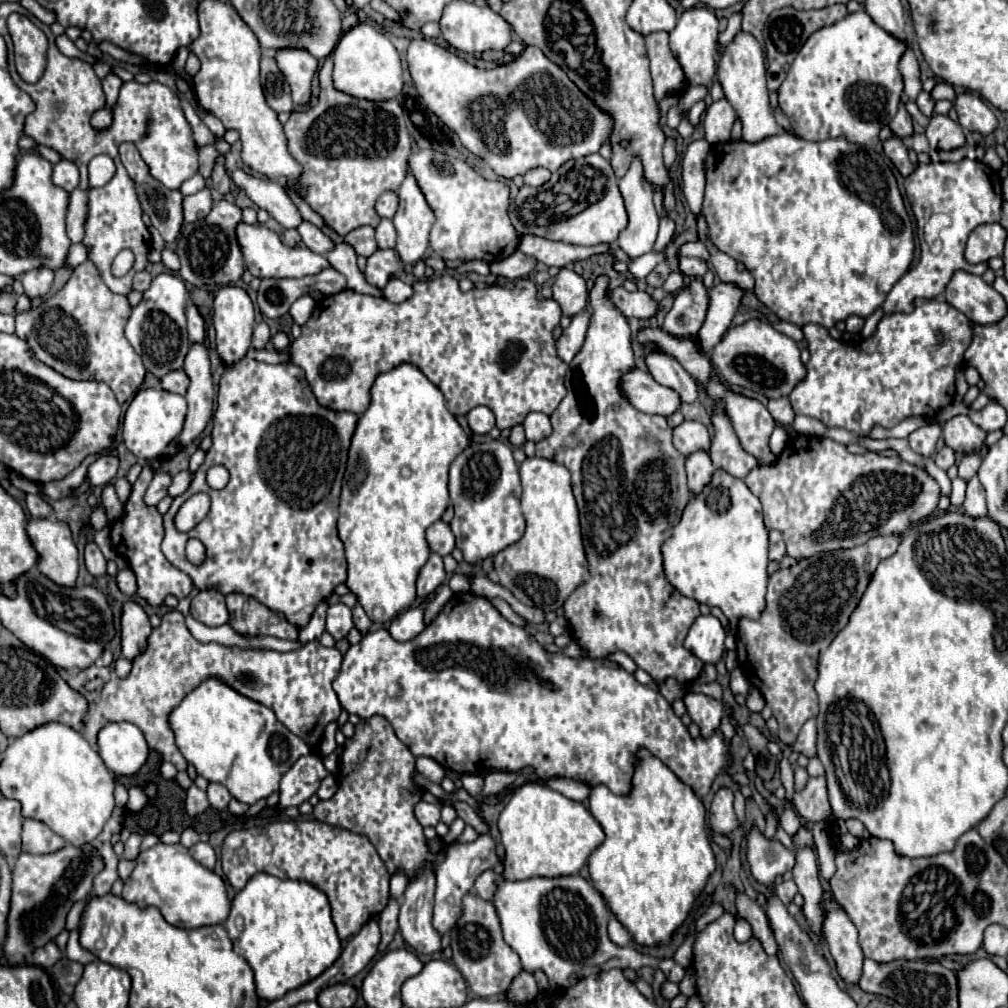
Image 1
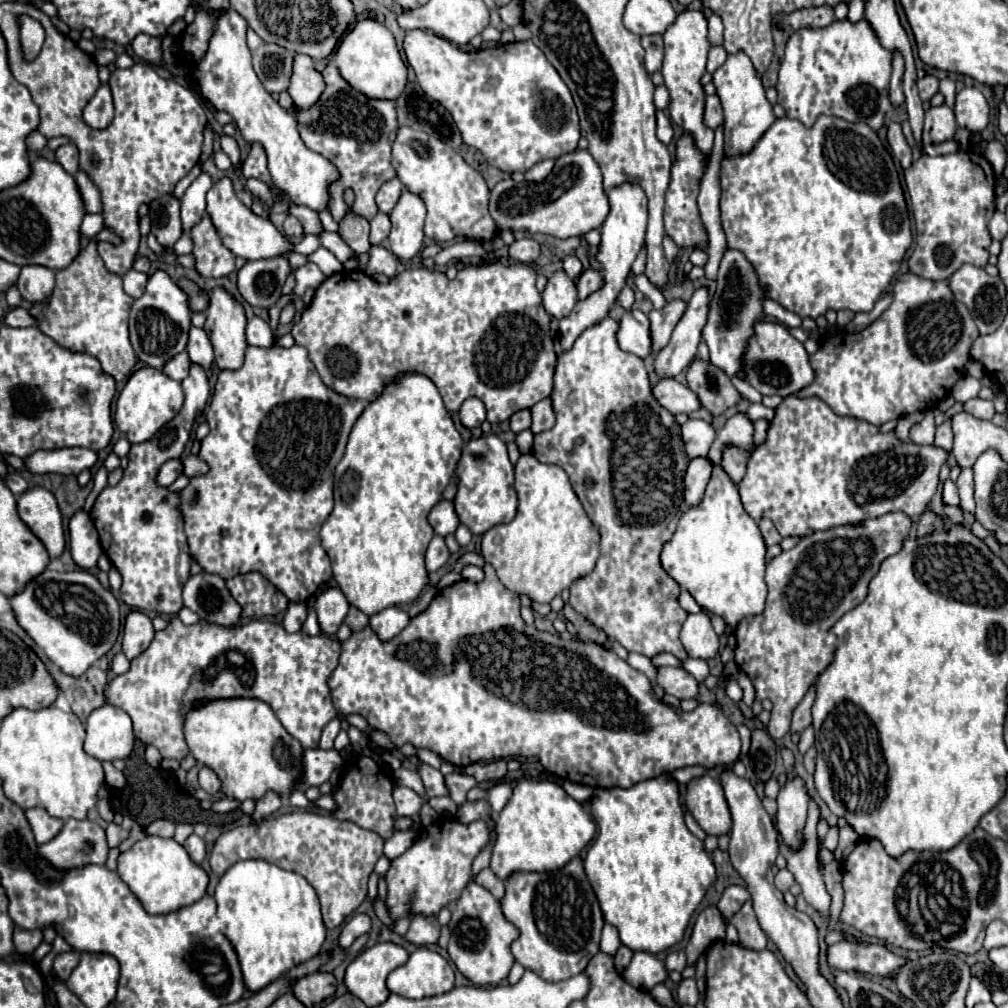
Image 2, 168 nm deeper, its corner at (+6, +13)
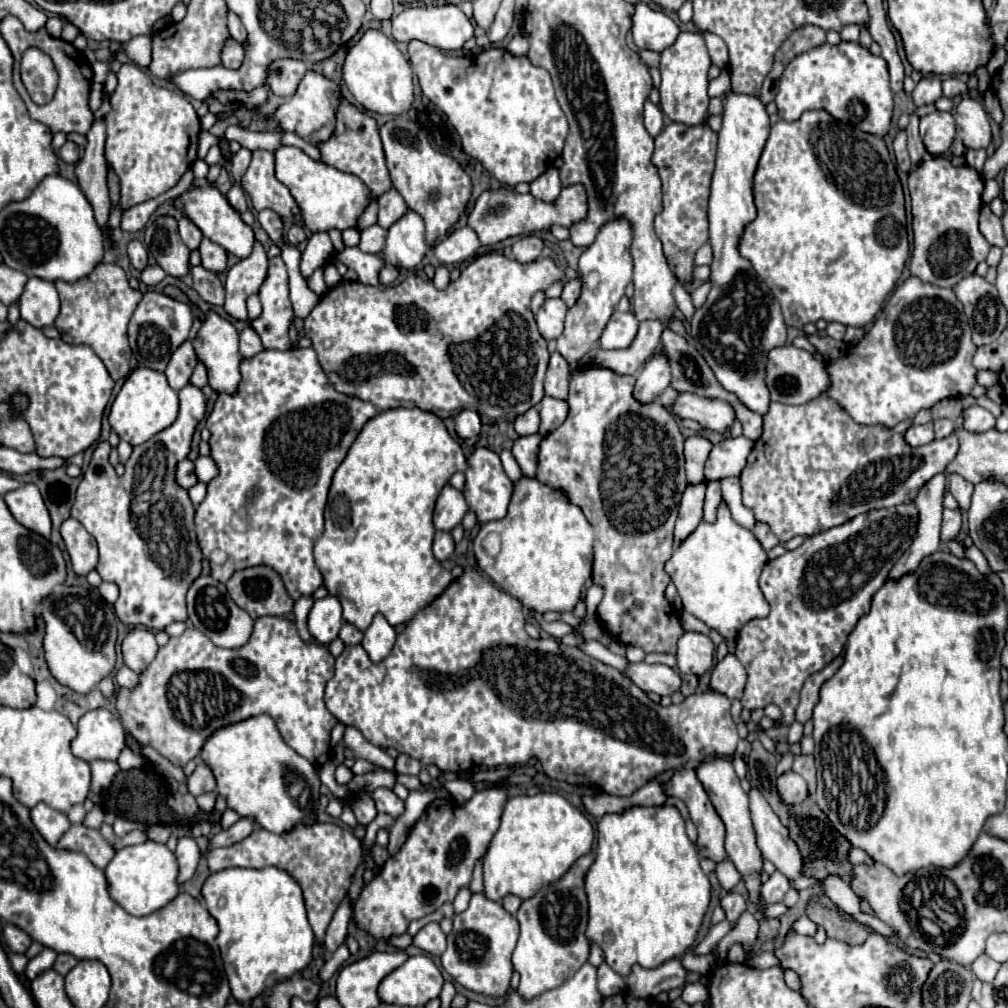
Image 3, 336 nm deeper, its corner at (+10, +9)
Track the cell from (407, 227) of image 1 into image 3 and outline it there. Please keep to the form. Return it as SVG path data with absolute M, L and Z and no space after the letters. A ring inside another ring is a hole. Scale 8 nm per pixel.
M410 210L404 218L388 228L388 240L384 248L386 264L412 270L422 262L426 250L424 220L416 212Z

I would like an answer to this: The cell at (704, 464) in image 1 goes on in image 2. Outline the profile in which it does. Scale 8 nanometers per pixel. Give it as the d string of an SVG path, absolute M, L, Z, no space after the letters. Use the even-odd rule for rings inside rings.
M692 458L690 464L688 464L688 470L686 470L686 476L684 476L684 500L686 504L696 504L700 502L700 498L704 496L704 488L706 488L706 482L710 478L710 472L712 472L712 462L708 458Z

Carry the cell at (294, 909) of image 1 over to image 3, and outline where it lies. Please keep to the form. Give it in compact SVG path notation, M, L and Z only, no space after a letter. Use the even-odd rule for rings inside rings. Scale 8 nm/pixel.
M274 866L262 870L220 870L206 878L202 898L220 928L216 940L232 996L238 1002L248 1004L268 986L308 966L314 950L314 934L306 918L302 890L288 872Z

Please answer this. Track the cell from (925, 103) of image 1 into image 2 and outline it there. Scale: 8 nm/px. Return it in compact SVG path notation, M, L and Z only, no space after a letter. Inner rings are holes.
M924 76L918 80L918 94L922 100L930 100L938 92L938 78L936 76Z

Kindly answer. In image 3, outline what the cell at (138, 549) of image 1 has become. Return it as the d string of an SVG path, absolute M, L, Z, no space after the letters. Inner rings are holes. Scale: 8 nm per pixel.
M192 384L184 386L180 390L180 414L176 422L148 442L136 446L124 464L126 472L122 476L118 476L114 466L108 462L106 442L98 442L92 462L88 464L88 470L76 490L70 514L98 542L100 562L96 570L102 580L114 582L120 588L114 612L124 626L144 626L158 632L176 620L186 622L188 618L186 592L202 572L202 552L196 542L194 506L188 492L176 484L174 474L176 464L190 454L194 430L204 416L206 400L202 390L196 390ZM164 506L166 518L160 518L158 508ZM184 540L192 546L192 550L186 552ZM144 542L148 544L152 558L148 550L144 550ZM156 562L160 566L156 566Z

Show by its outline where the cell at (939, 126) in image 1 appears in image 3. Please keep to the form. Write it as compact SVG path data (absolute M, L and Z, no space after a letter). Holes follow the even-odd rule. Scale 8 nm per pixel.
M934 112L920 118L920 136L932 156L946 154L954 140L954 134L956 126L950 112Z

